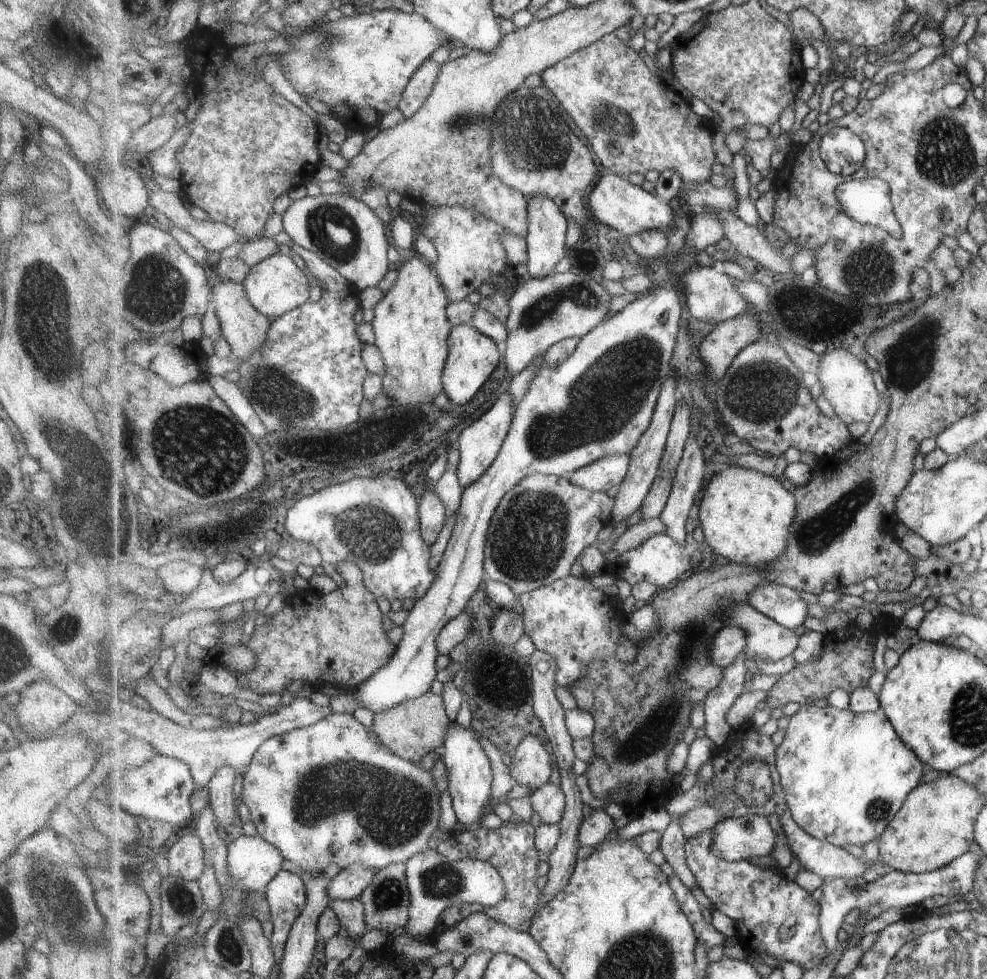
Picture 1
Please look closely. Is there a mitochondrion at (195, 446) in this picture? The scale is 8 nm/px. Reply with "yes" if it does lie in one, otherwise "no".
yes

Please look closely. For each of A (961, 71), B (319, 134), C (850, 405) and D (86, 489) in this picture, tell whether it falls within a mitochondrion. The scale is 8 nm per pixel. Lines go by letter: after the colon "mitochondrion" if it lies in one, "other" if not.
A: other
B: other
C: other
D: mitochondrion

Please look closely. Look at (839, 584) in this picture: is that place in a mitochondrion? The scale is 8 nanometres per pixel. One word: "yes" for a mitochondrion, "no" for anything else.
no

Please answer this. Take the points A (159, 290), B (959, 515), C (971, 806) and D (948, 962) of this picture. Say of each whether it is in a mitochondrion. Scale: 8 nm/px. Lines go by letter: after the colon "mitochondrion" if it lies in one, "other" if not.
A: mitochondrion
B: mitochondrion
C: other
D: mitochondrion

